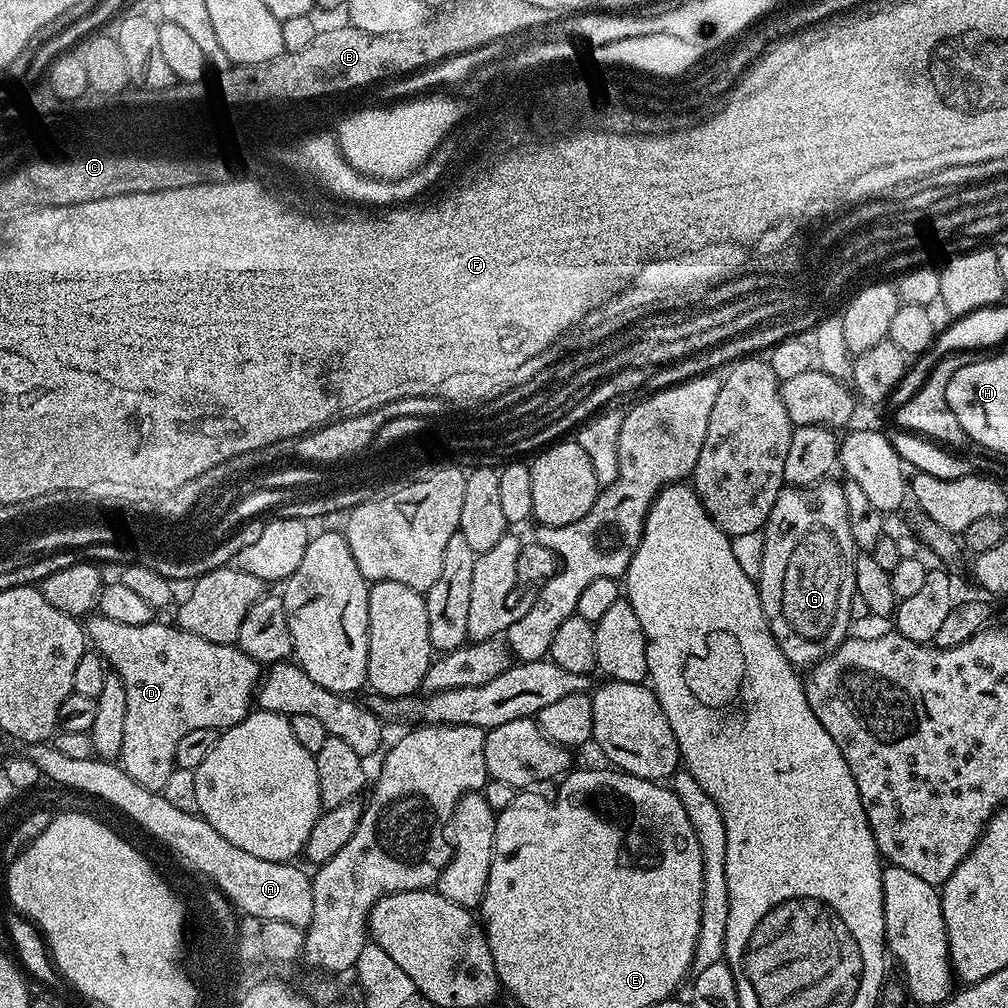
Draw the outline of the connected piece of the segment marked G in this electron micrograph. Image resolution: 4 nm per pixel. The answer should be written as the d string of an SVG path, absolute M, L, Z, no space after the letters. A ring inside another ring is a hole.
M825 478L818 484L810 484L807 488L797 488L795 486L785 486L778 494L778 502L774 502L774 510L770 510L770 518L765 522L762 533L764 536L765 549L762 550L761 574L758 579L758 587L760 589L760 601L762 602L762 610L768 619L770 630L774 634L774 638L778 642L778 646L782 650L782 654L786 654L786 658L792 665L811 666L820 660L824 660L830 653L842 643L849 635L848 624L853 623L850 614L850 602L856 593L856 583L854 582L854 566L858 549L854 542L854 534L850 534L850 518L846 516L846 494L844 493L843 483L835 484L832 478Z

